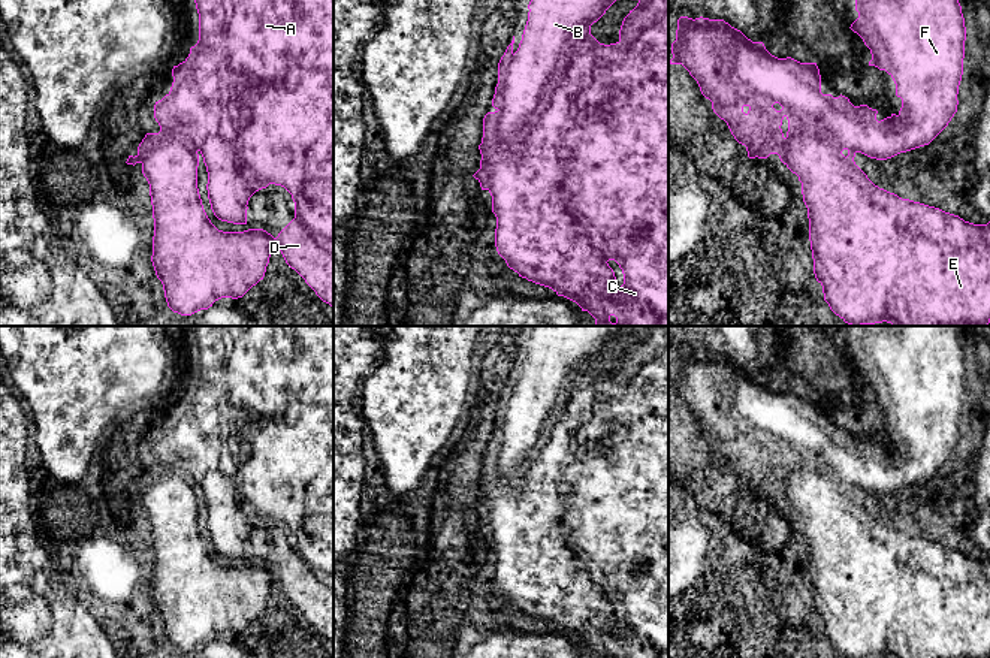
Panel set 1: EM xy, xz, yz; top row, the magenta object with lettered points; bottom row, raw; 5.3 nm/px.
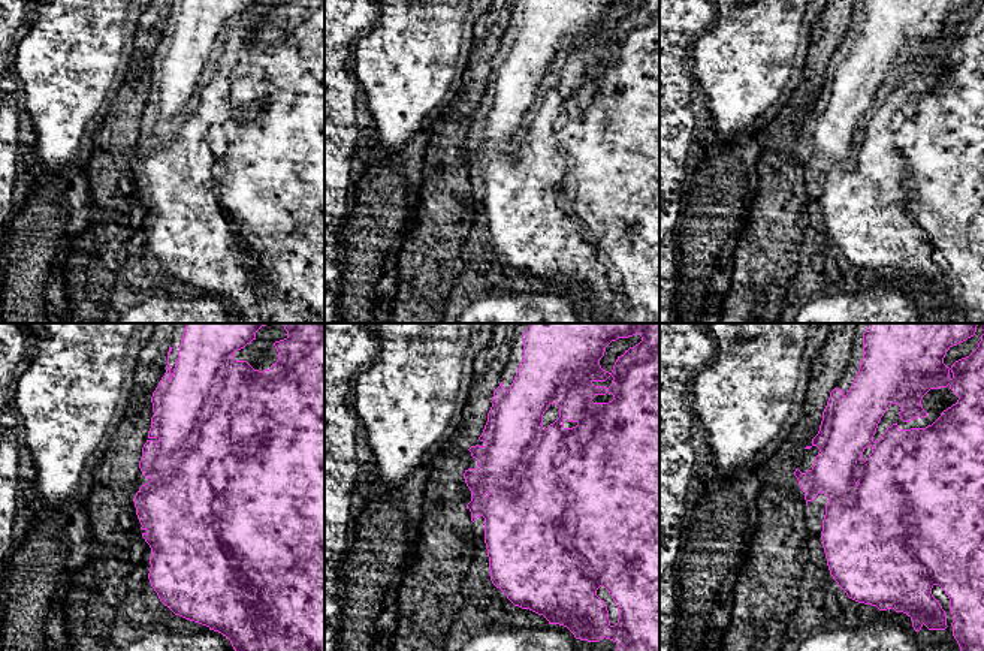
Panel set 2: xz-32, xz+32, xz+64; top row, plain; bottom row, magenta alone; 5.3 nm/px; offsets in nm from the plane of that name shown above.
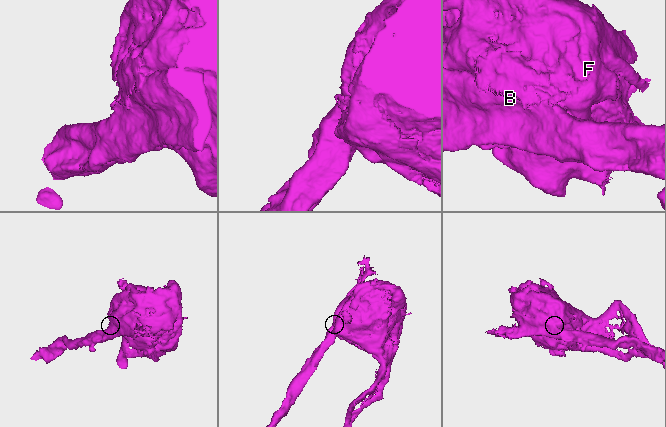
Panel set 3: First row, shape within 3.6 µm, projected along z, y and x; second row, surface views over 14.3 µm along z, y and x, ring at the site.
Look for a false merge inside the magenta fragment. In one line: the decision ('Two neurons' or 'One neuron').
Two neurons

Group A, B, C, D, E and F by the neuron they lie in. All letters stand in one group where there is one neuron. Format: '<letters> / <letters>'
A C D F / B E

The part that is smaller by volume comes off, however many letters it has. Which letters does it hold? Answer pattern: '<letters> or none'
B, E

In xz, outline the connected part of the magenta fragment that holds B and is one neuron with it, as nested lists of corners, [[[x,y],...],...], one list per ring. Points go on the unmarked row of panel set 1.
[[[534,326],[528,339],[528,356],[522,369],[517,386],[505,407],[504,440],[495,447],[488,447],[483,453],[483,467],[491,482],[504,483],[513,488],[511,473],[525,461],[528,452],[538,441],[544,420],[552,410],[567,374],[576,368],[591,368],[591,360],[597,357],[606,345],[621,333],[639,335],[639,326]]]

